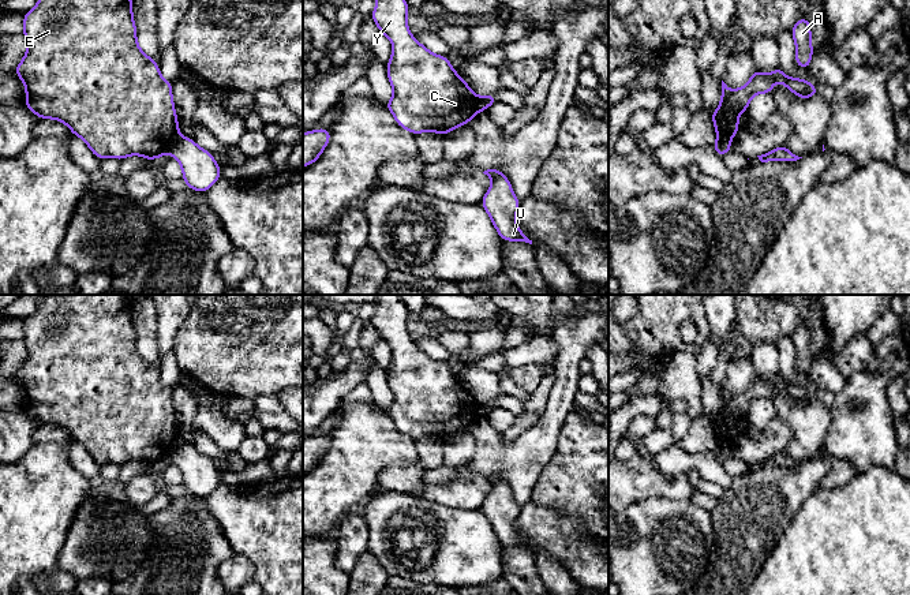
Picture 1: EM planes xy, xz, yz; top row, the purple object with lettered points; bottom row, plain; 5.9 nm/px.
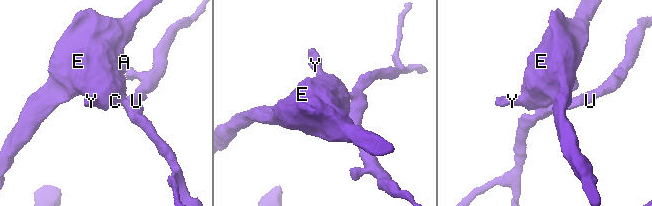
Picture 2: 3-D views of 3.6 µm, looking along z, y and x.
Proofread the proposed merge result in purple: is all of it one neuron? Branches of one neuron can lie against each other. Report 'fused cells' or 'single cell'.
fused cells

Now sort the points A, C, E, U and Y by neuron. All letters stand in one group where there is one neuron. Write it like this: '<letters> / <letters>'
A C E Y / U

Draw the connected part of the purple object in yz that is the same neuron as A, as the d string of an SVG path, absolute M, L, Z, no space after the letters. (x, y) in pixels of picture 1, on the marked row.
M808 18L798 19L798 22L794 25L790 33L797 46L795 50L797 66L799 68L808 70L813 56L810 20Z

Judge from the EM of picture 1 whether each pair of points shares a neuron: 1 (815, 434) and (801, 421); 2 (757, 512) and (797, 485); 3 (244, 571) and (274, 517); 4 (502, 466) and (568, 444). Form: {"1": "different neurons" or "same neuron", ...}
{"1": "same neuron", "2": "same neuron", "3": "different neurons", "4": "different neurons"}

